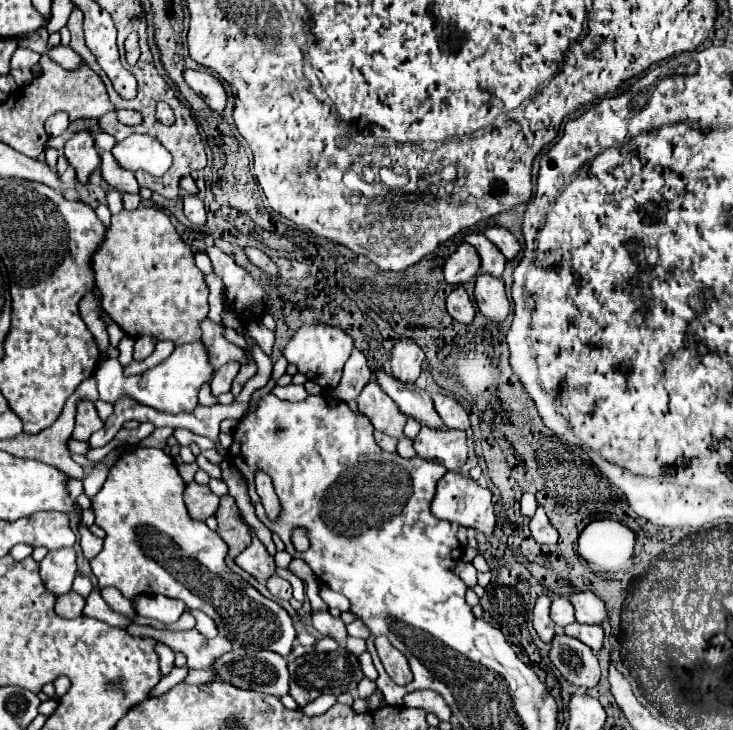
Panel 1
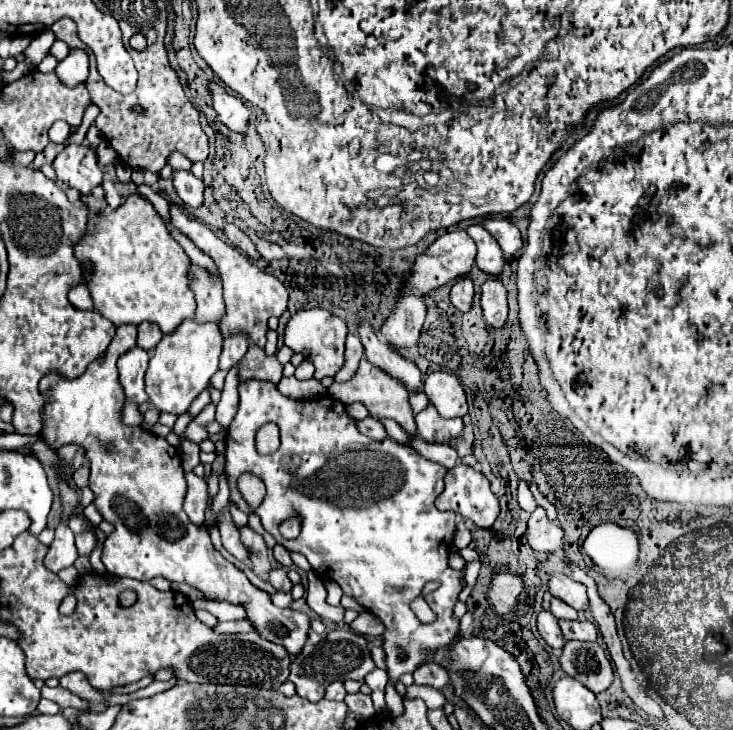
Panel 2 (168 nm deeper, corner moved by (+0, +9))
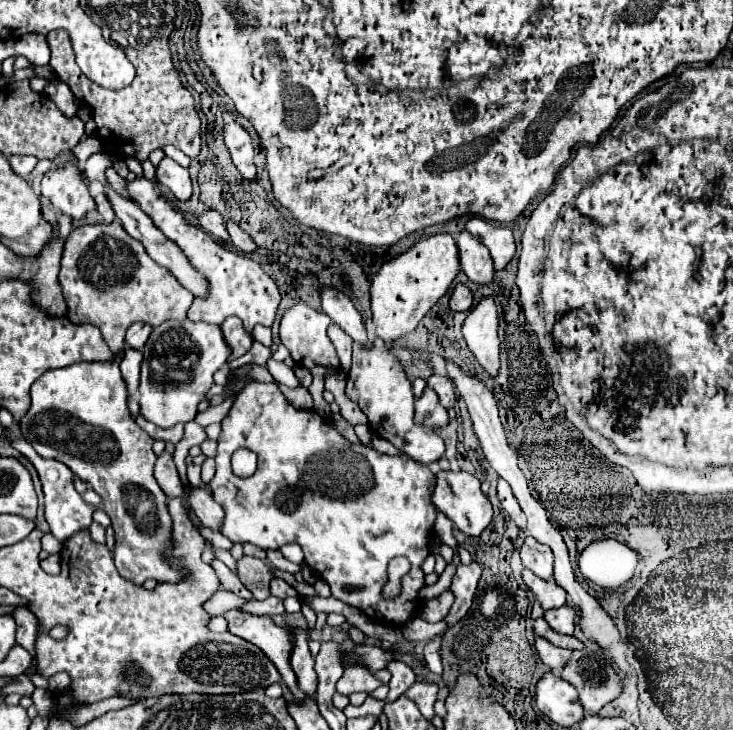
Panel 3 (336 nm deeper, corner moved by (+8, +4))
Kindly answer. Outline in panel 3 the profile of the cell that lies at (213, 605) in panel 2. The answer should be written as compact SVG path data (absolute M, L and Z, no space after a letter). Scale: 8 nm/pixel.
M270 596L266 600L248 600L244 602L238 610L242 612L250 612L254 616L276 616L276 614L284 614L284 606L282 600L276 596Z

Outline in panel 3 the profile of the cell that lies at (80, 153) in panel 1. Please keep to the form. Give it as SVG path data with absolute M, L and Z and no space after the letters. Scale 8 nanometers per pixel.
M70 160L64 166L44 174L42 196L74 220L84 218L86 212L94 208L94 198L88 192L76 160Z

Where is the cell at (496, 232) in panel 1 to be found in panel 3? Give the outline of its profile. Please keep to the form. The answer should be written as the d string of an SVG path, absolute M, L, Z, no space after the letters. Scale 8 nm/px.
M472 218L466 224L466 230L474 238L478 238L482 244L486 244L486 248L492 254L496 270L502 270L512 260L512 256L516 252L516 244L514 244L512 230L508 226L496 226L492 222L488 222L488 220Z

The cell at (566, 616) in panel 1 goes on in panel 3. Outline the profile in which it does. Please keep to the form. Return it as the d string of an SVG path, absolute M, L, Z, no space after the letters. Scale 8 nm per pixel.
M568 606L556 608L556 610L546 610L544 612L546 622L550 624L552 630L560 634L574 634L574 622L576 622L576 612Z

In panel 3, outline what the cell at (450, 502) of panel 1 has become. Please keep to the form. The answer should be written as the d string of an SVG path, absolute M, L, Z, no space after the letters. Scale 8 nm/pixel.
M438 472L436 474L436 488L432 492L432 504L438 512L446 514L460 532L468 536L480 536L480 532L492 520L492 504L480 490L480 480L468 472Z

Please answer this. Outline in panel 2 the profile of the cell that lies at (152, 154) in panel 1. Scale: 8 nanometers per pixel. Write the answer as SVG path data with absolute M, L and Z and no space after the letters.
M102 141L102 143L96 147L96 155L98 155L98 163L102 163L102 165L112 165L112 163L118 161L116 151L114 151L106 141Z

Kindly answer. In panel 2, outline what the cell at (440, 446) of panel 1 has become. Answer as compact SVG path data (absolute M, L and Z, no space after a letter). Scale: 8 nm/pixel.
M432 403L416 415L416 425L418 425L418 433L430 443L448 443L464 429L460 417L442 419Z

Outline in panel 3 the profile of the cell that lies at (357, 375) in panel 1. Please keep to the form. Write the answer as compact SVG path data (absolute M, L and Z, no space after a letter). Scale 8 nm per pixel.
M330 324L328 328L328 336L338 352L338 358L340 358L340 364L342 364L342 370L348 372L350 370L350 356L352 356L352 340L350 336L346 336L342 332L342 328L338 328L336 324Z

